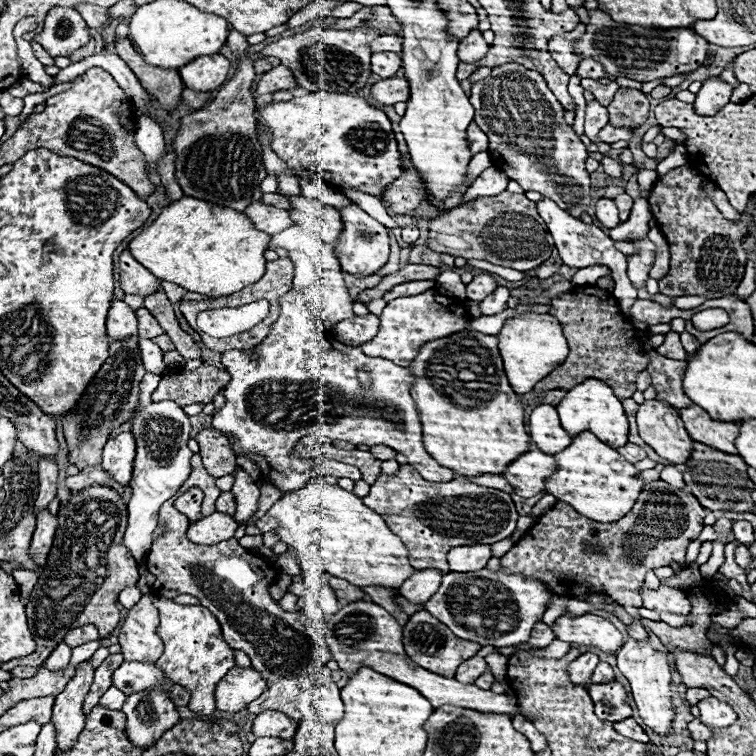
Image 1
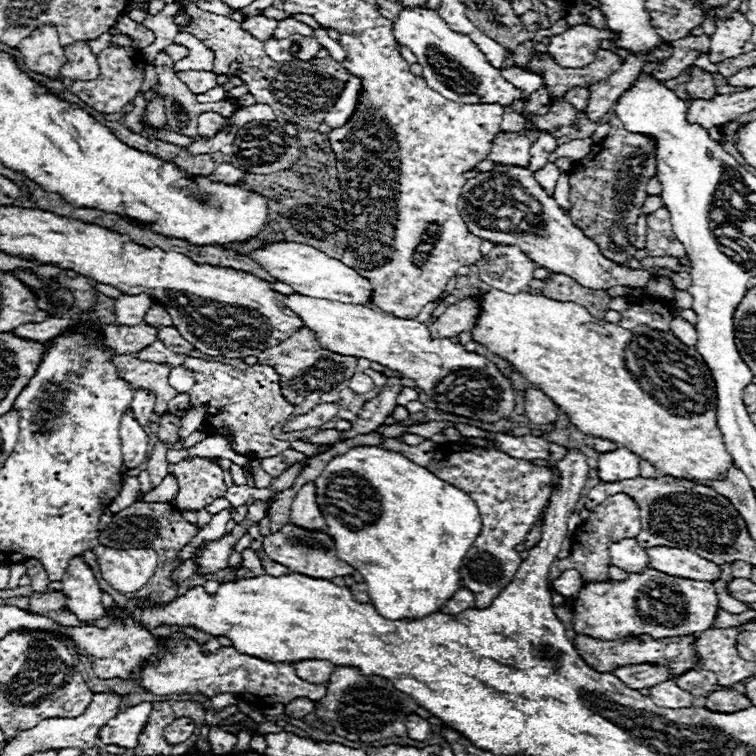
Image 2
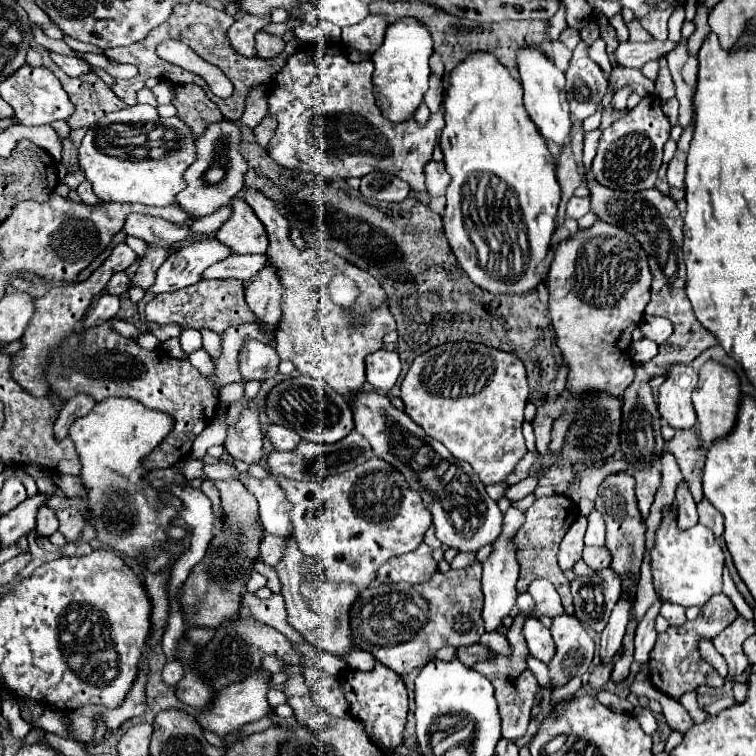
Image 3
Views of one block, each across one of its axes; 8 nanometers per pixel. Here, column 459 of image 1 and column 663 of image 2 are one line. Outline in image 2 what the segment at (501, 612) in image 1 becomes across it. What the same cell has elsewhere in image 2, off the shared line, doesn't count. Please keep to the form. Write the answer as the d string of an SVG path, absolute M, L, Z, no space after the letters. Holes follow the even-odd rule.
M724 564L724 576L716 580L716 590L712 582L702 580L684 580L678 576L668 576L664 572L656 572L654 568L642 574L630 574L624 582L590 582L584 584L578 592L578 598L572 602L572 624L576 634L592 636L598 640L618 640L636 634L650 634L656 638L666 636L682 636L682 634L698 634L712 628L718 608L722 606L726 612L740 614L746 612L748 606L736 600L728 590L728 582L732 580L730 566ZM718 596L720 604L718 604ZM672 600L670 606L660 606L660 602Z

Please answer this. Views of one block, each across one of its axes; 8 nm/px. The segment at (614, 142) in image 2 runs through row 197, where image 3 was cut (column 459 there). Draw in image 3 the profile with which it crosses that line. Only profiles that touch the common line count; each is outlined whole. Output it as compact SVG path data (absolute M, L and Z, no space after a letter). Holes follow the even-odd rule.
M480 562L464 570L448 570L436 572L424 584L374 584L358 594L356 604L352 604L350 612L350 636L356 648L370 652L378 662L392 668L396 674L404 676L416 668L428 664L436 652L444 646L472 646L484 634L482 630L482 588L480 588L482 568Z

